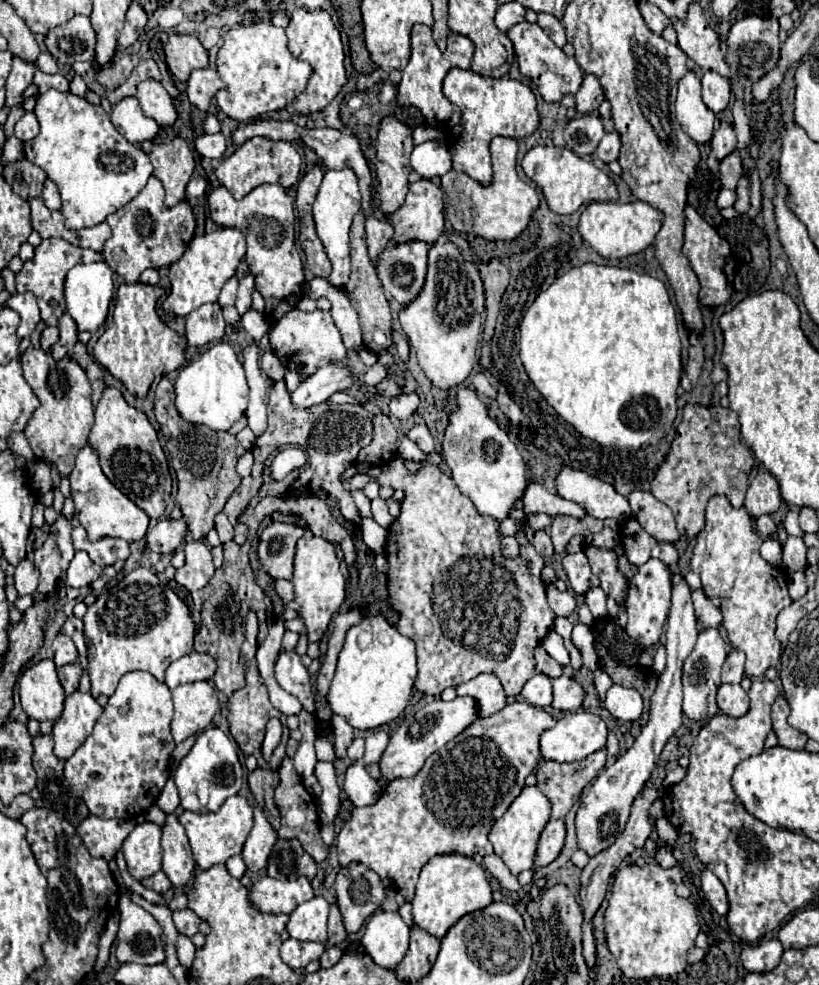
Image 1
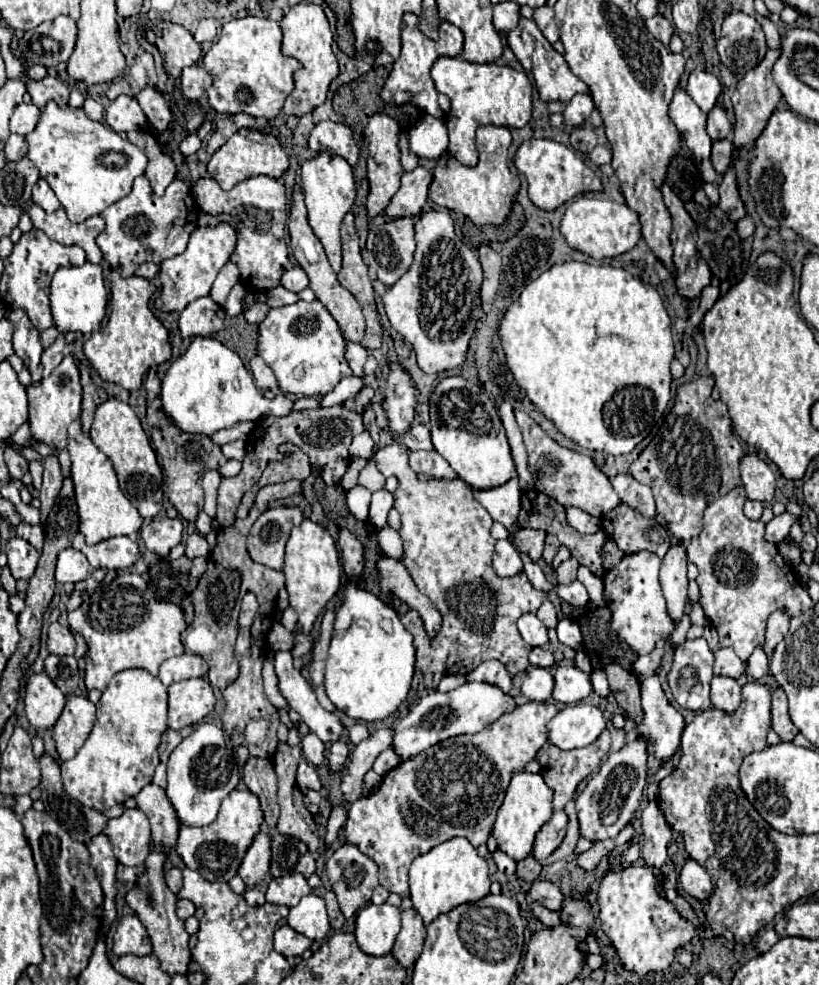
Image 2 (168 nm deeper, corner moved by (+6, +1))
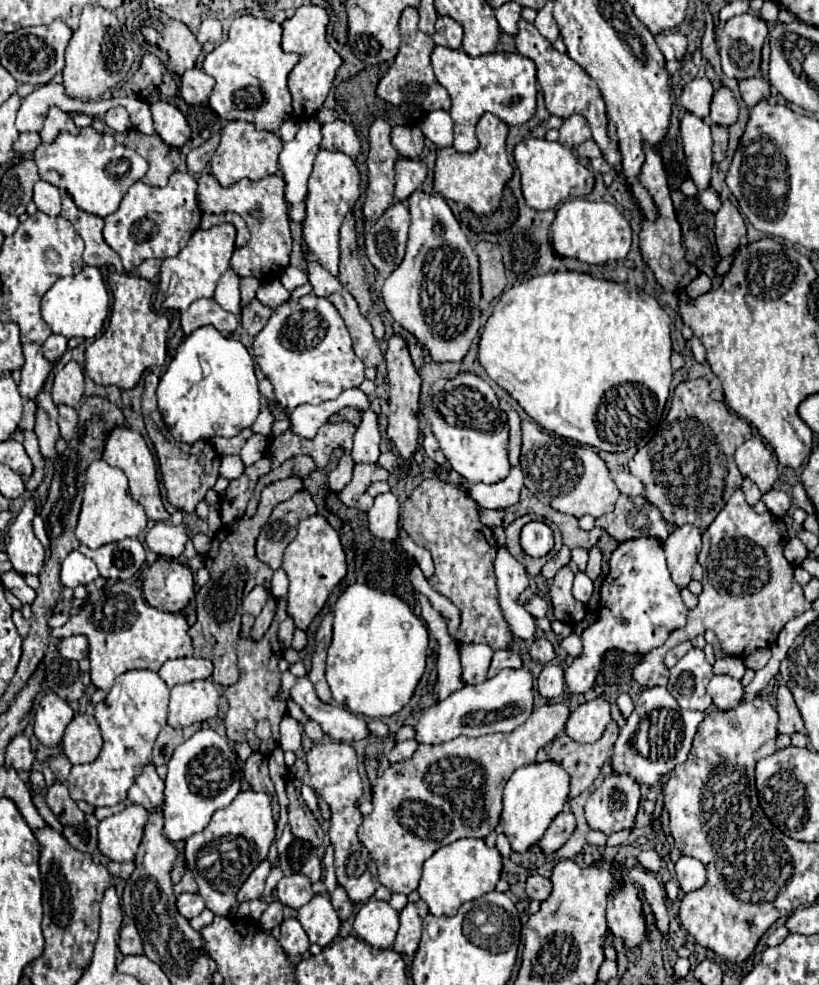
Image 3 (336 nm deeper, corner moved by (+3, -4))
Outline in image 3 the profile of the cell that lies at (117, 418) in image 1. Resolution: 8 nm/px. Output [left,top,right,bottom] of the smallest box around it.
[104,428,170,522]

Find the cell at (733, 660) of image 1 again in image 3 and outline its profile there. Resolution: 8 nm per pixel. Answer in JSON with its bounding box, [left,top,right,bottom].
[714,658,744,680]

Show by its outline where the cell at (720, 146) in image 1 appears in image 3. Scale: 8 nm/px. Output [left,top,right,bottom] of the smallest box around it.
[710,86,738,126]

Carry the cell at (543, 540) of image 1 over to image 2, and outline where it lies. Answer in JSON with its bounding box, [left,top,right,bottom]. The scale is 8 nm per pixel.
[515,529,545,561]

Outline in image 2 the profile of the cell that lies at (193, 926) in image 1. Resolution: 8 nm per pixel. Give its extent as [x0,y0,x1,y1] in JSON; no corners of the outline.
[177,899,195,919]

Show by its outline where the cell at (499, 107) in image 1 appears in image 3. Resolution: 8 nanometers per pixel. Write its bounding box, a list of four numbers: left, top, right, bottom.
[432,46,536,152]

